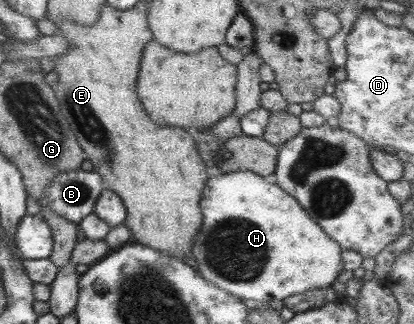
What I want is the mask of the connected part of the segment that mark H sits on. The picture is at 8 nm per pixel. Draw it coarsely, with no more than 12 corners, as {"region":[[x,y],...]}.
{"region":[[207,178],[196,273],[268,304],[332,286],[341,249],[271,178]]}

